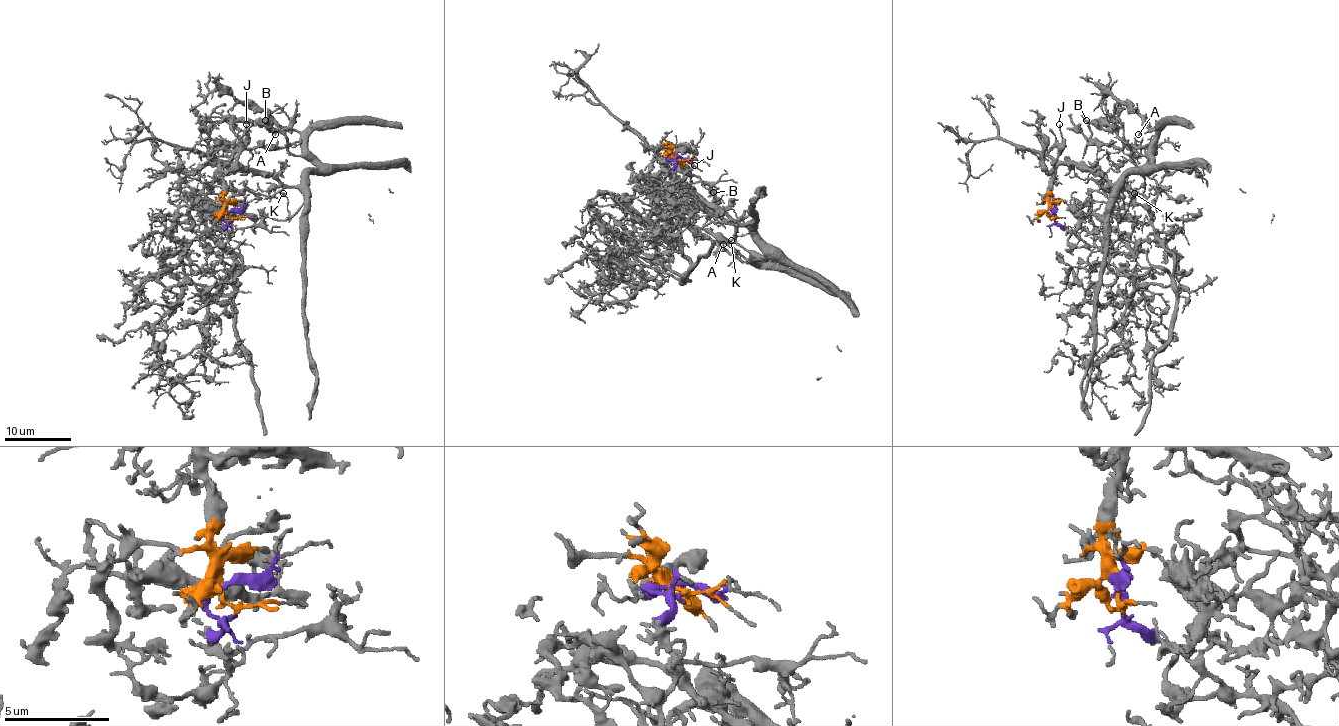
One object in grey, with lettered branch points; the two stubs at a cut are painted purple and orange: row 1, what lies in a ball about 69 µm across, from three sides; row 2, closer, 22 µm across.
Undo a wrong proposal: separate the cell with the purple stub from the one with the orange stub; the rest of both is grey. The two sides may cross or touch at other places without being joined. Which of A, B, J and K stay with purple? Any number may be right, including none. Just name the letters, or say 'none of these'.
none of these

